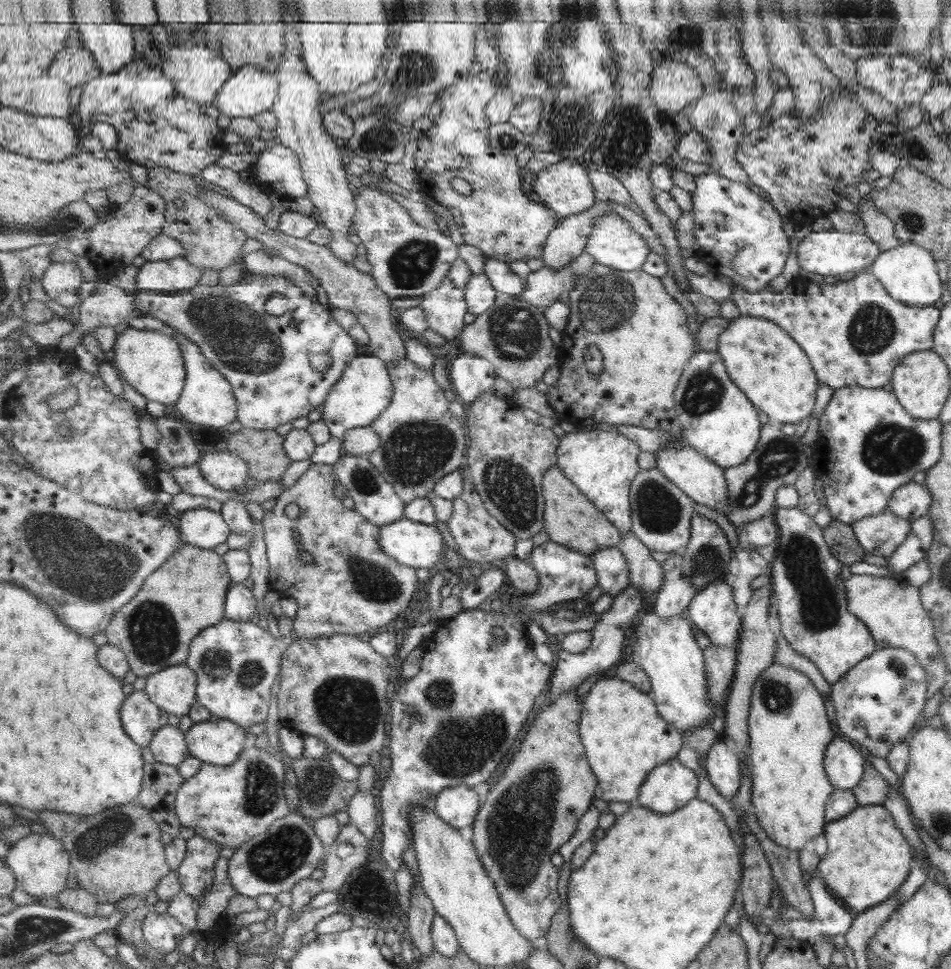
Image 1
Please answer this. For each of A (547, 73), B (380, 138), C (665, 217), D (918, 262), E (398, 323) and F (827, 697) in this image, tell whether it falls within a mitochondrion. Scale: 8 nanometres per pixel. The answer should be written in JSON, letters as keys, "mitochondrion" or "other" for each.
{"A":"mitochondrion","B":"mitochondrion","C":"other","D":"other","E":"other","F":"other"}

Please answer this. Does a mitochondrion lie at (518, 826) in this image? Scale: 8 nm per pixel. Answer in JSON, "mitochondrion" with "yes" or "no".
{"mitochondrion":"yes"}

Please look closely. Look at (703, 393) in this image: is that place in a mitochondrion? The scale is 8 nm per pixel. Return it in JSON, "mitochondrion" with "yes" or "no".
{"mitochondrion":"yes"}

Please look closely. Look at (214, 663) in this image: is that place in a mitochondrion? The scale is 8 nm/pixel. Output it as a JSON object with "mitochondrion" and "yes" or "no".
{"mitochondrion":"yes"}

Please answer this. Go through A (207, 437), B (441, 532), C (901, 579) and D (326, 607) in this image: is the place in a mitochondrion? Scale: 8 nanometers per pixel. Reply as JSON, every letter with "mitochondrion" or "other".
{"A":"other","B":"other","C":"other","D":"other"}

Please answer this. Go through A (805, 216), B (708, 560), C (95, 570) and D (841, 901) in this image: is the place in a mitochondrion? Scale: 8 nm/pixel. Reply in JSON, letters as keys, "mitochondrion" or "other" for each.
{"A":"other","B":"mitochondrion","C":"mitochondrion","D":"other"}

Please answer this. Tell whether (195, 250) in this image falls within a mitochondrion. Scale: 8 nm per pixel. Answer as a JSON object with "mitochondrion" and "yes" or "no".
{"mitochondrion":"no"}

